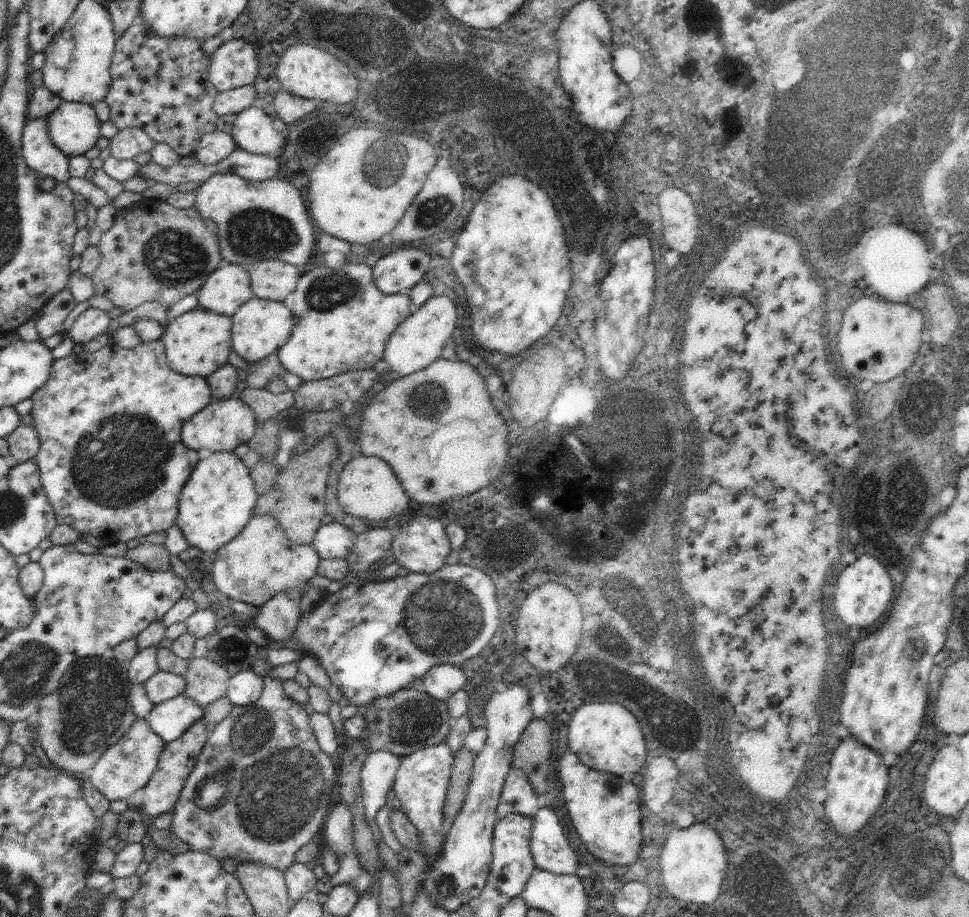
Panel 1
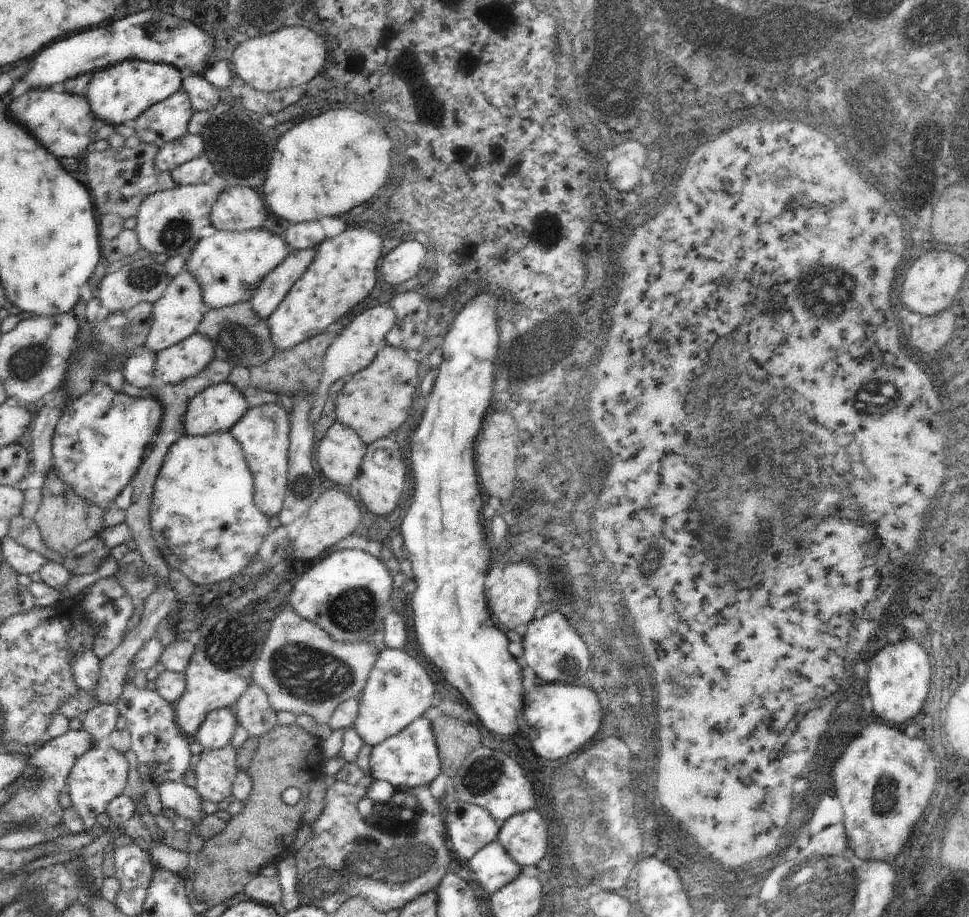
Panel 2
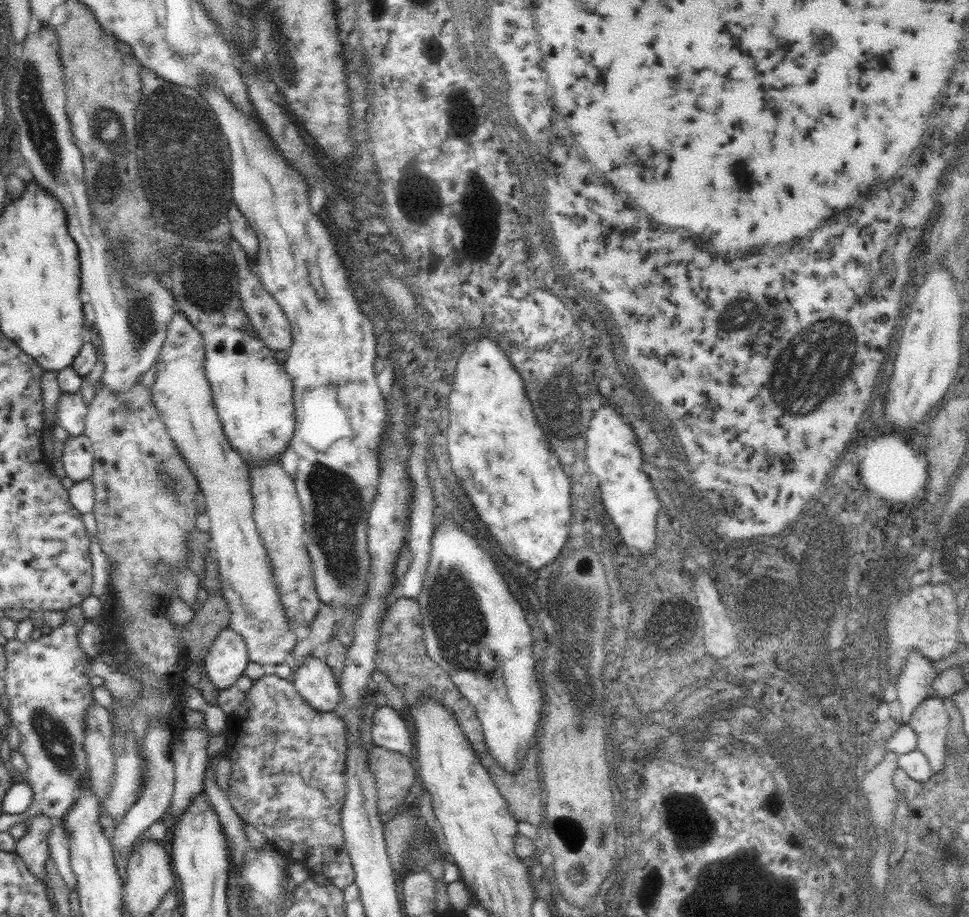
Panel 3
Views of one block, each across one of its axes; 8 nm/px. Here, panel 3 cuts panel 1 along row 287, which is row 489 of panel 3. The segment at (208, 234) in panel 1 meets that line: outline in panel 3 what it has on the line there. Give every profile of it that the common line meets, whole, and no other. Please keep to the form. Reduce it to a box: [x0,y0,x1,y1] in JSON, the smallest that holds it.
[83,384,201,796]

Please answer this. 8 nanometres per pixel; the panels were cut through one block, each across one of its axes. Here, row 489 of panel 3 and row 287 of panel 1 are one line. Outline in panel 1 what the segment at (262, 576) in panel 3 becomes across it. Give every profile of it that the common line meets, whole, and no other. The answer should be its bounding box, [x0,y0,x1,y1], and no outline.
[196,263,255,317]

